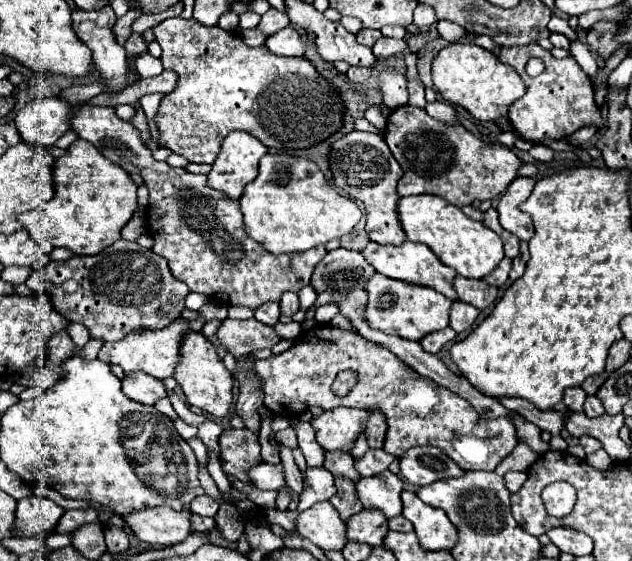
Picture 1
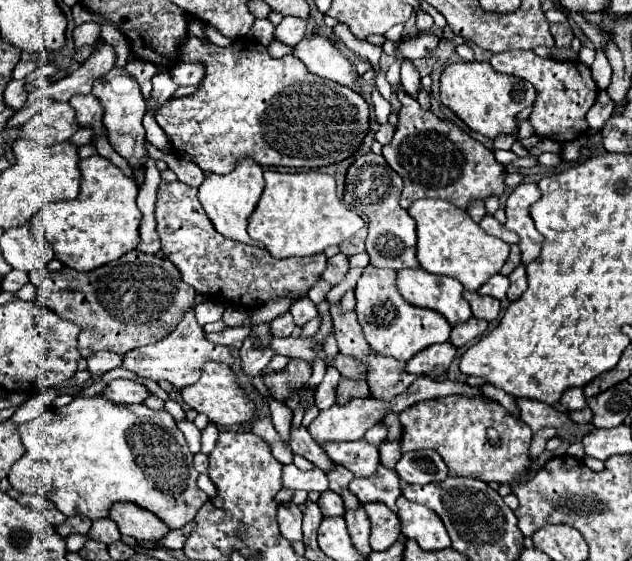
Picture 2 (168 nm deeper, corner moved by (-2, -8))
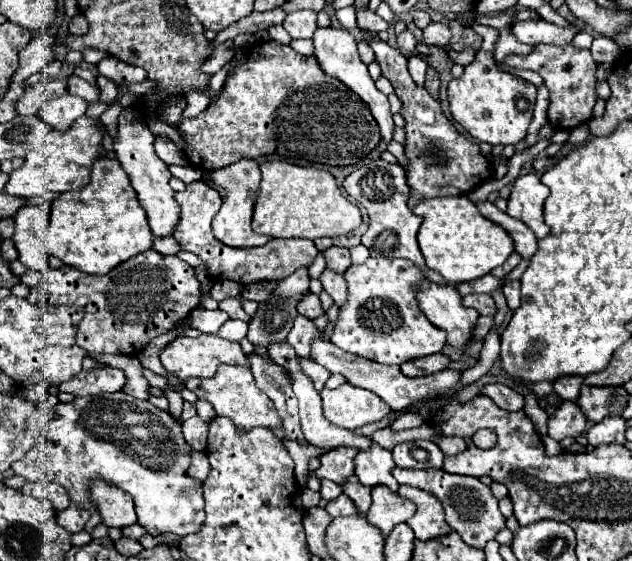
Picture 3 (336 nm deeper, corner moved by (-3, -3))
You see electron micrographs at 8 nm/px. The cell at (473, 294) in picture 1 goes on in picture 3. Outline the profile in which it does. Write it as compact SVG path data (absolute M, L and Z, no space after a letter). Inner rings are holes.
M468 294L462 298L464 306L470 306L474 310L478 310L478 314L484 314L484 316L494 316L496 312L496 306L494 306L494 300L490 294Z

